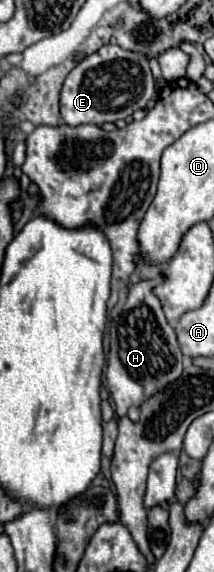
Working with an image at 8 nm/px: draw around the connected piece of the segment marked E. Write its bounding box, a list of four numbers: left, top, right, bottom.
[60,44,158,126]

